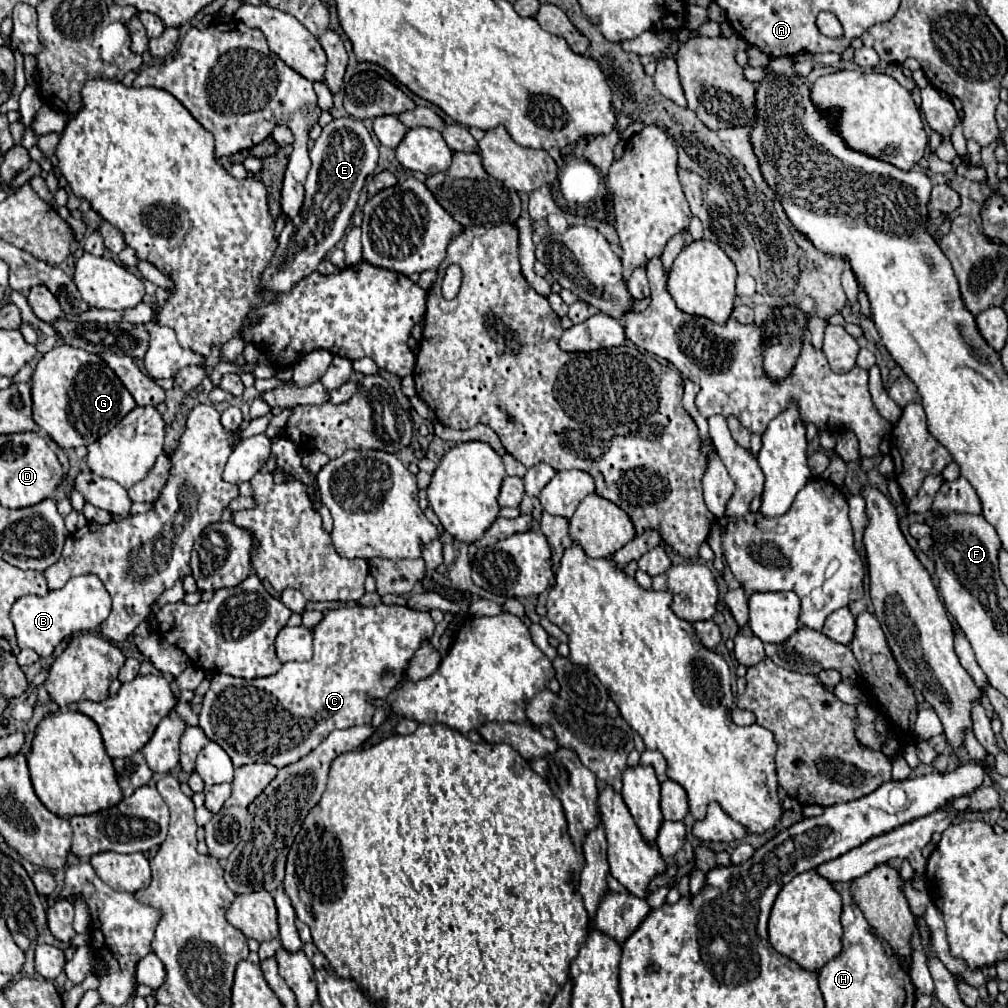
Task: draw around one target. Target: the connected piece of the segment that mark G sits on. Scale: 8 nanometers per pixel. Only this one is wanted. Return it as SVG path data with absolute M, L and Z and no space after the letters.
M67 344L51 348L35 366L31 378L33 420L59 448L89 446L119 424L137 404L117 374L99 354Z

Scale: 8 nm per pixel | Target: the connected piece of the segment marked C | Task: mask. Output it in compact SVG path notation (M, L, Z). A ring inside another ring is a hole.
M353 606L353 608L337 608L337 610L329 610L323 620L313 628L313 658L309 662L295 662L295 664L283 664L283 668L267 678L253 678L253 680L245 680L245 678L235 678L229 674L215 674L215 678L211 680L211 688L207 690L205 698L203 698L203 708L199 714L199 726L205 730L207 738L217 742L233 760L233 766L243 766L243 764L251 764L251 762L259 762L259 758L267 764L273 764L277 768L283 768L287 764L293 764L297 760L301 760L303 756L307 756L311 750L315 750L323 738L327 738L333 730L341 730L341 728L351 728L351 726L361 726L361 724L369 724L371 716L375 712L375 706L369 702L371 698L385 698L389 692L395 690L395 686L401 676L403 670L407 668L407 662L411 660L413 652L419 648L423 638L431 638L435 630L435 622L431 618L429 612L419 612L407 606L375 606L375 608L361 608L361 606ZM383 670L389 670L391 676L383 678Z

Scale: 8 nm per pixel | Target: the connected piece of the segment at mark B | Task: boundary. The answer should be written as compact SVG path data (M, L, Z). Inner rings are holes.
M85 574L71 578L65 588L49 592L47 596L21 596L11 608L11 618L15 624L19 648L31 648L39 656L47 658L63 638L79 632L97 632L109 612L111 598L103 588L103 582L93 574Z

